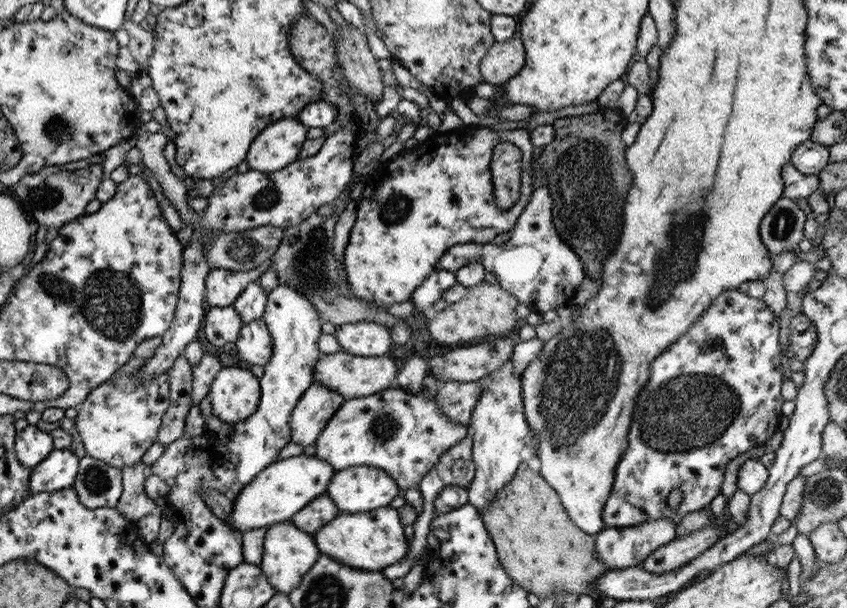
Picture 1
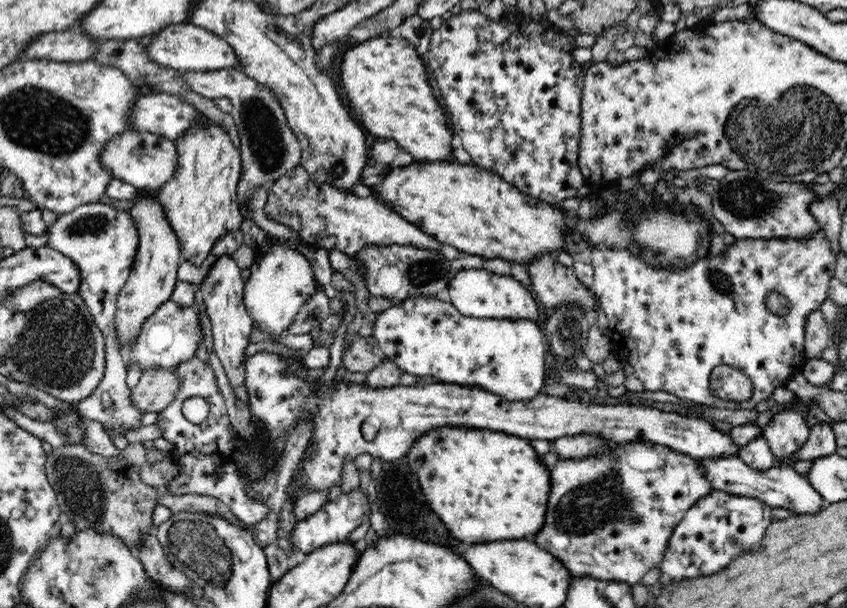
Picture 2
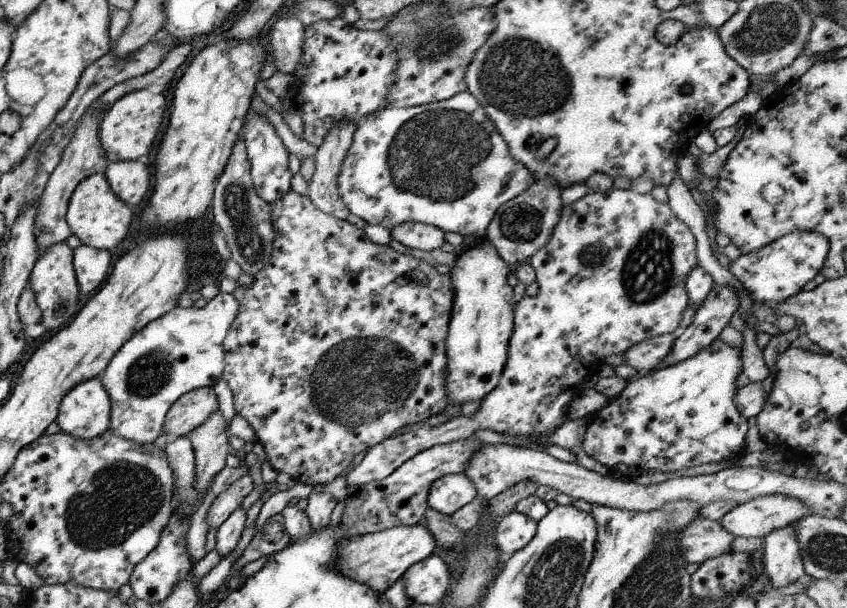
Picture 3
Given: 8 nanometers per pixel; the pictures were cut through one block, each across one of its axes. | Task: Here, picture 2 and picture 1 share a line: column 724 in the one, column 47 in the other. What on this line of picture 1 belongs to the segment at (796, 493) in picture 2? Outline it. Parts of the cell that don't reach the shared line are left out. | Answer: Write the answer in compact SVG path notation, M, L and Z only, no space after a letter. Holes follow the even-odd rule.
M53 449L37 466L31 469L28 494L61 490L73 484L79 470L78 458L67 449Z

